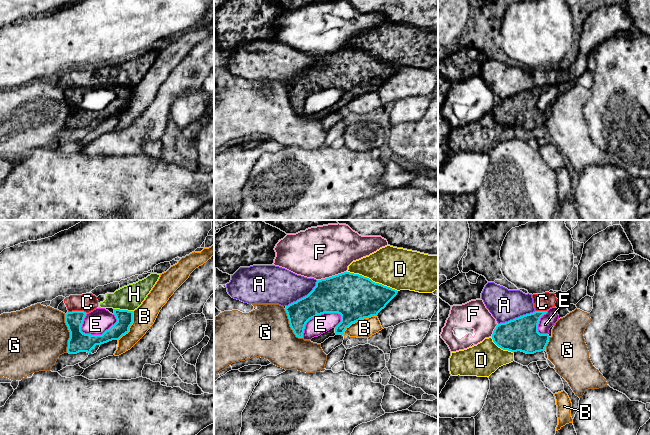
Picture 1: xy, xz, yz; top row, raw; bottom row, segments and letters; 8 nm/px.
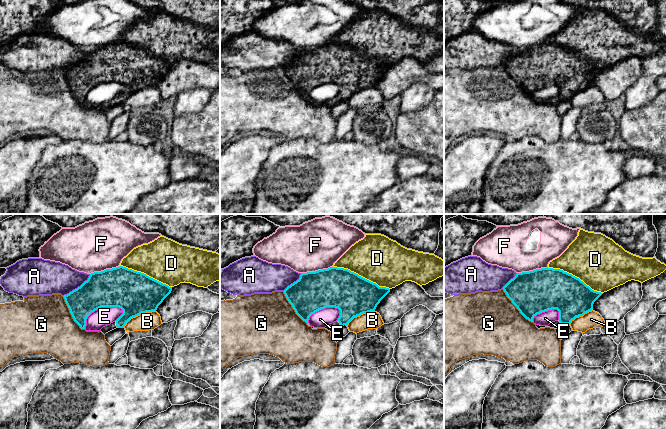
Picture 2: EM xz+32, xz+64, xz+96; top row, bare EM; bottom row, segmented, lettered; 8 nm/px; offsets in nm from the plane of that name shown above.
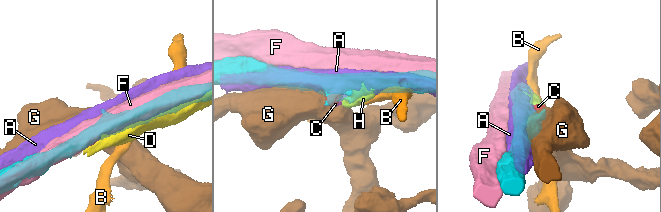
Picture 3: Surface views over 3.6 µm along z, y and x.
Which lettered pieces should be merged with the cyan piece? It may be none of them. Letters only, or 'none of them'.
E

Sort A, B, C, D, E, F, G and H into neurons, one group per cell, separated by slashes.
A C H / B / D / E / F / G

